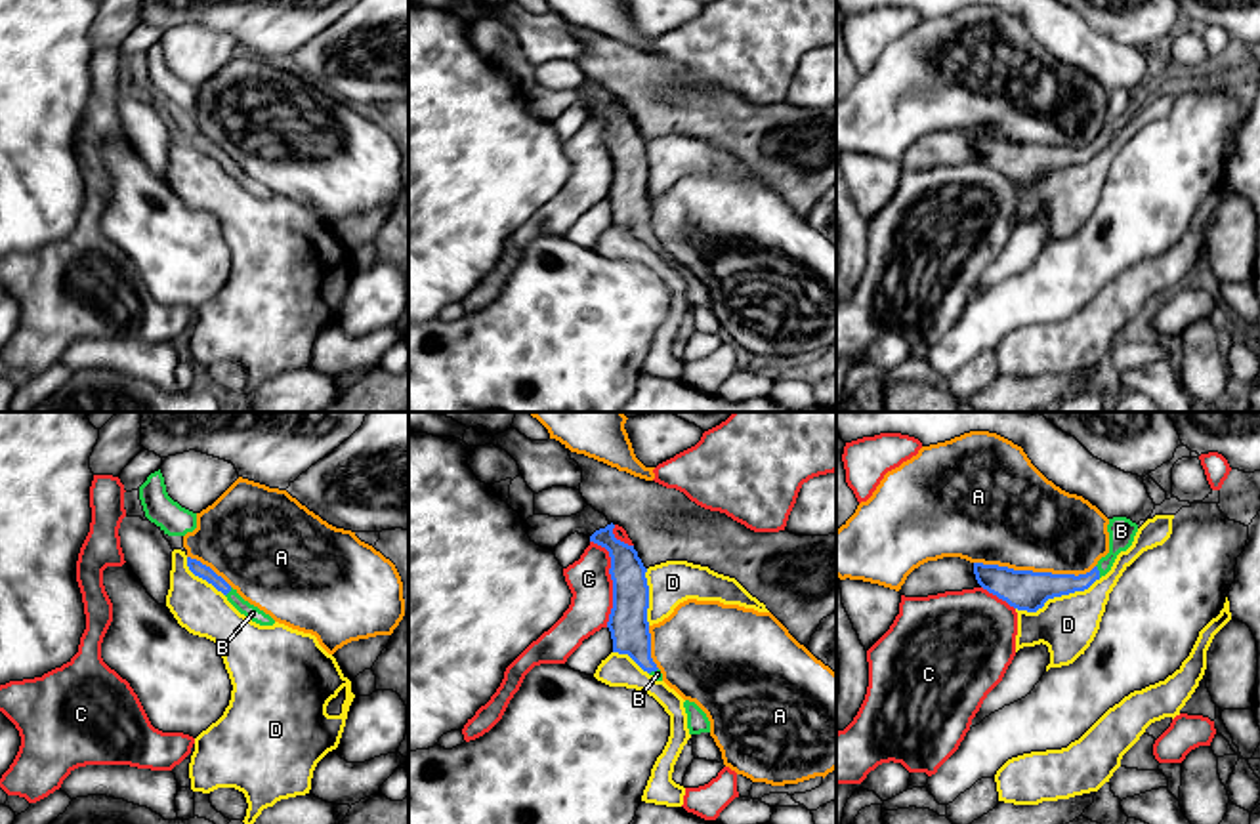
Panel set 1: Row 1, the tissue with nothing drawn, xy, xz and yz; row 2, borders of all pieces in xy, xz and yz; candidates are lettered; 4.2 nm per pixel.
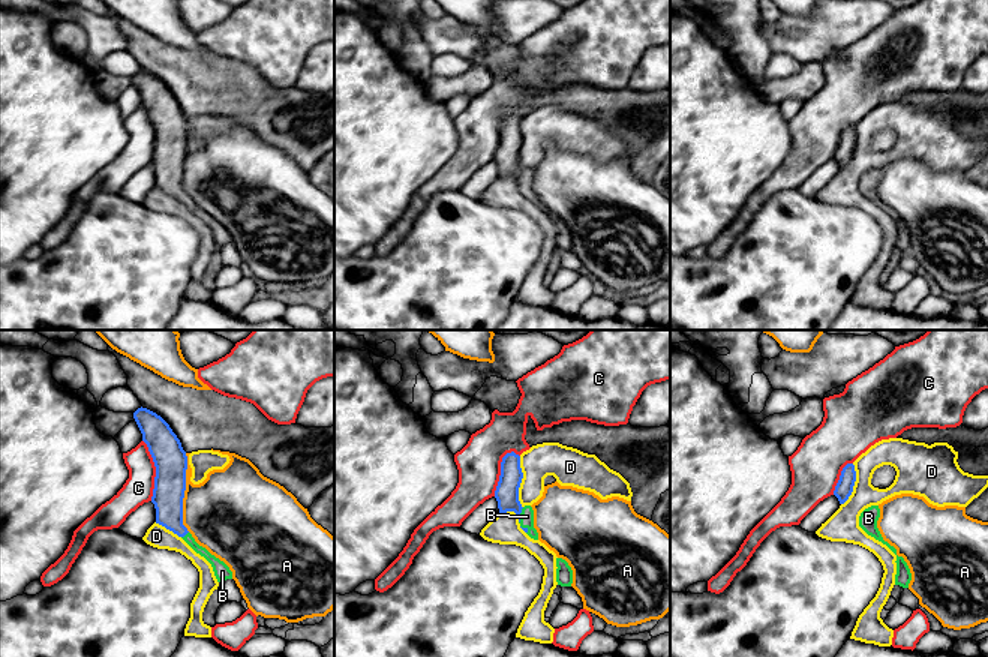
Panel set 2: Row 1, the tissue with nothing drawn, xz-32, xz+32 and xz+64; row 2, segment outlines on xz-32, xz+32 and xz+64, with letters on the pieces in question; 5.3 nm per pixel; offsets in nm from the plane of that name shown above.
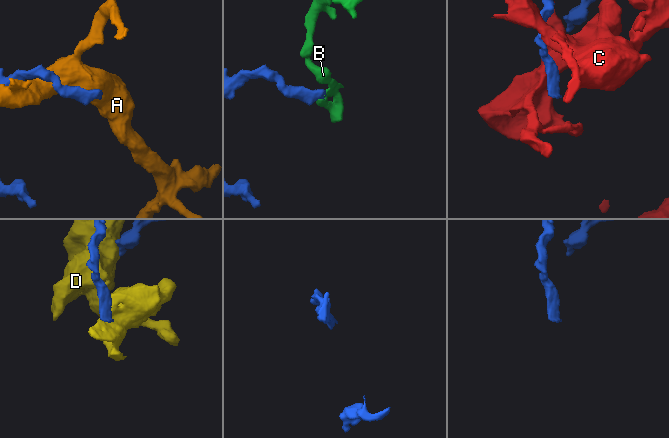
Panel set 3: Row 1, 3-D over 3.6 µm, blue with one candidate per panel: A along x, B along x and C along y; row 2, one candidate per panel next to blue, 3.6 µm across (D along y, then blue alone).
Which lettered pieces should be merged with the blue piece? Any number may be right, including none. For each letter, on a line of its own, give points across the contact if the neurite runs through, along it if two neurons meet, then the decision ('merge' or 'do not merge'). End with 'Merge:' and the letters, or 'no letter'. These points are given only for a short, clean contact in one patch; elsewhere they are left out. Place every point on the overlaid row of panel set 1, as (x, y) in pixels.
A: do not merge
B: way yz (1041, 586), (1083, 582), (1098, 571), (1112, 556), (1121, 531); merge
C: do not merge
D: do not merge
Merge: B

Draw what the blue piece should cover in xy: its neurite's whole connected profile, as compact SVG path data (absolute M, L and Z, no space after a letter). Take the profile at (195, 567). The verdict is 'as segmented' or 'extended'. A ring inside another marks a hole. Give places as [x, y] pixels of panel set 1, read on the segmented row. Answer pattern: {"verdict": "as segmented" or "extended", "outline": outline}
{"verdict": "extended", "outline": "M187 557L187 566L189 570L206 580L208 584L212 584L218 591L221 591L227 601L241 612L244 614L248 620L260 624L260 626L273 626L275 620L265 614L263 610L260 610L258 607L250 605L248 601L244 601L237 589L233 589L221 576L218 576L210 566L202 565L197 559Z"}

